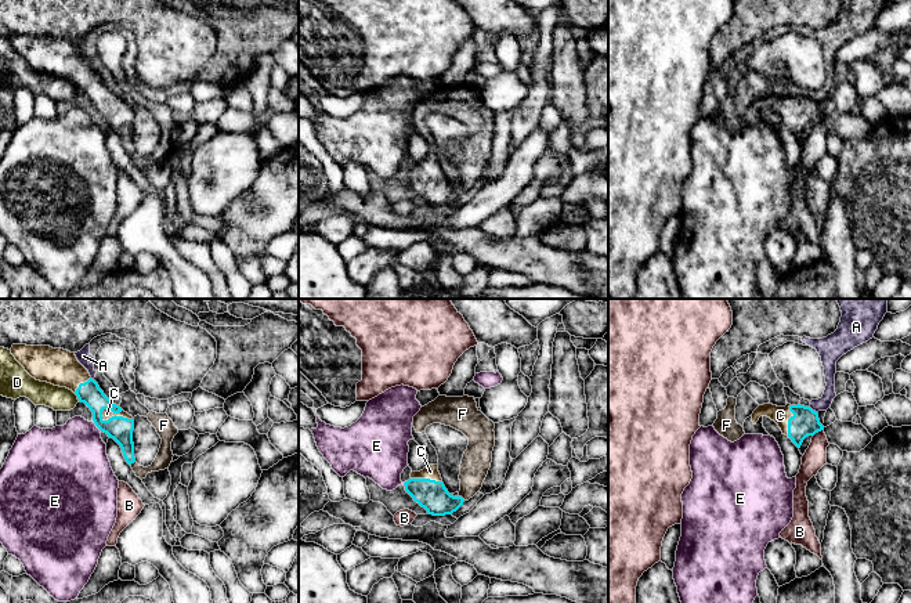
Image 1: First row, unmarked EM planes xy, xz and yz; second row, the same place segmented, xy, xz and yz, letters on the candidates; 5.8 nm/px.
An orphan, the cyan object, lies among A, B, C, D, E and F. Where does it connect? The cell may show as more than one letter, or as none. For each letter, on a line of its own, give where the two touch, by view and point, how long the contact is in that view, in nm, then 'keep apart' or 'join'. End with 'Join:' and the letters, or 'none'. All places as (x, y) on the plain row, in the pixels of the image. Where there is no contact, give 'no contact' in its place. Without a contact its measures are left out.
A: meets cyan in yz at (812, 100); contact 60 nm long; keep apart
B: meets cyan in yz at (817, 122); contact 80 nm long; keep apart
C: meets cyan in xy at (116, 103); contact 190 nm long; join
D: meets cyan in xy at (76, 85); contact 40 nm long; keep apart
E: meets cyan in xy at (97, 116); contact 80 nm long; keep apart
F: meets cyan in xz at (461, 187); contact 50 nm long; join
Join: C, F

